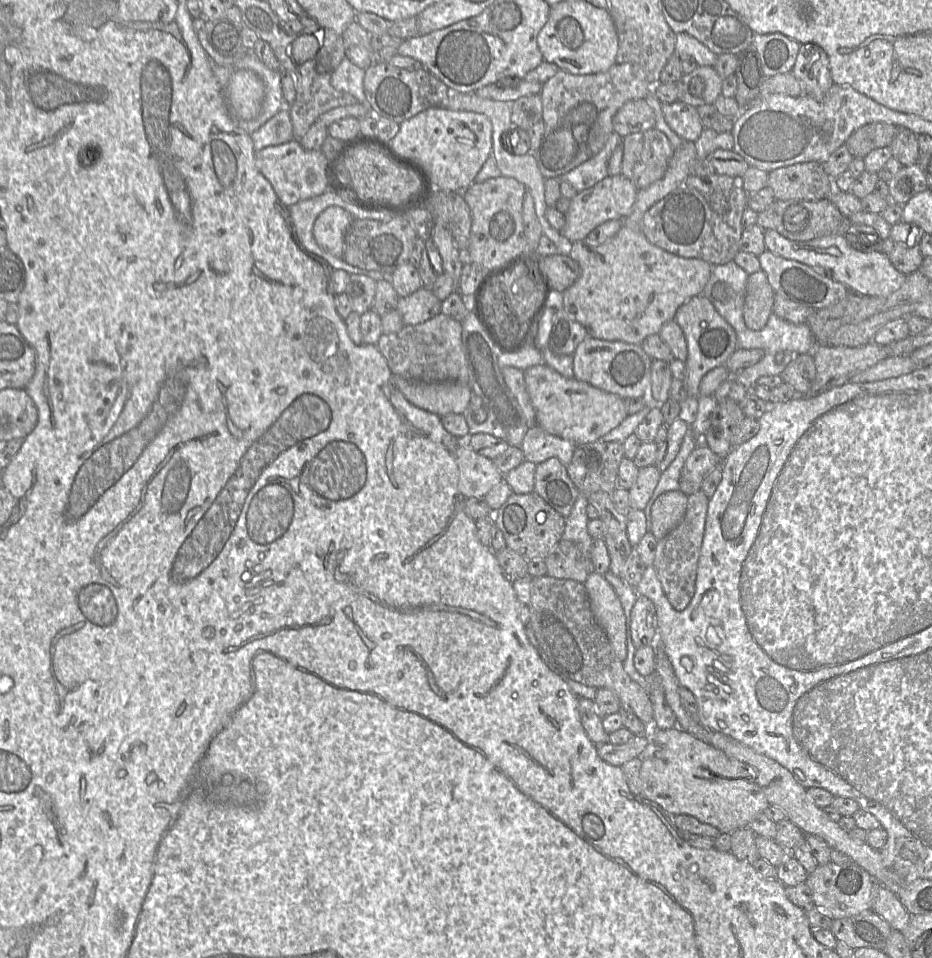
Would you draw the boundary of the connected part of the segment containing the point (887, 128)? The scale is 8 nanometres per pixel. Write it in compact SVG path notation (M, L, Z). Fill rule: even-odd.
M874 122L866 124L854 131L845 144L850 153L855 157L864 158L872 150L888 147L899 127L885 122Z

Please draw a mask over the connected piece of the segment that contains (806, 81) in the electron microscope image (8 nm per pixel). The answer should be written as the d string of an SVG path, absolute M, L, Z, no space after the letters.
M801 44L792 73L801 85L802 95L817 101L823 100L834 84L829 57L817 44Z

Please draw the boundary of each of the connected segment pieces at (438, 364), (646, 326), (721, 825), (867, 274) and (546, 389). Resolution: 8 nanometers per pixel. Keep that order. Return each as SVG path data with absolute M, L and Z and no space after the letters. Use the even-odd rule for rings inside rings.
M439 313L420 324L404 325L396 333L382 333L376 347L395 376L425 383L457 382L469 385L468 363L462 343L462 325L450 316Z
M683 141L674 149L664 176L648 187L638 190L631 212L623 219L622 227L613 238L600 245L592 245L586 238L565 244L565 252L580 266L580 275L570 287L562 293L556 293L556 305L560 305L571 319L582 324L590 337L641 344L646 337L659 334L662 326L675 318L680 306L692 297L702 294L713 265L702 259L685 258L668 252L652 244L642 231L642 218L645 212L656 202L684 185L685 179L693 173L697 159L695 143Z
M674 727L672 729L650 729L649 742L644 751L638 756L642 761L642 767L640 770L641 778L641 791L640 795L648 800L657 803L666 812L671 815L690 815L697 818L703 823L707 823L713 827L716 827L721 833L732 833L742 827L748 827L749 823L759 814L763 813L765 809L770 805L765 793L761 787L756 783L756 769L752 766L744 764L736 759L727 756L723 751L714 748L712 745L704 743L697 739L690 733L684 731L680 727Z
M764 230L766 249L786 259L796 260L809 265L818 271L824 271L828 276L846 286L850 292L868 296L888 296L900 289L907 275L899 272L891 263L888 255L872 250L855 248L849 244L846 236L842 233L822 236L809 241L798 242L790 240L775 230Z
M544 363L527 368L523 374L526 389L535 410L536 425L552 435L569 440L575 445L599 440L628 416L623 398L575 378L566 378Z

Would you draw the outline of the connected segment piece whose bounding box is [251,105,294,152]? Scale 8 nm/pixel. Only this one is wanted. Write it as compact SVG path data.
M291 105L281 109L258 130L251 134L255 152L267 146L280 145L294 139L293 125L290 117Z

